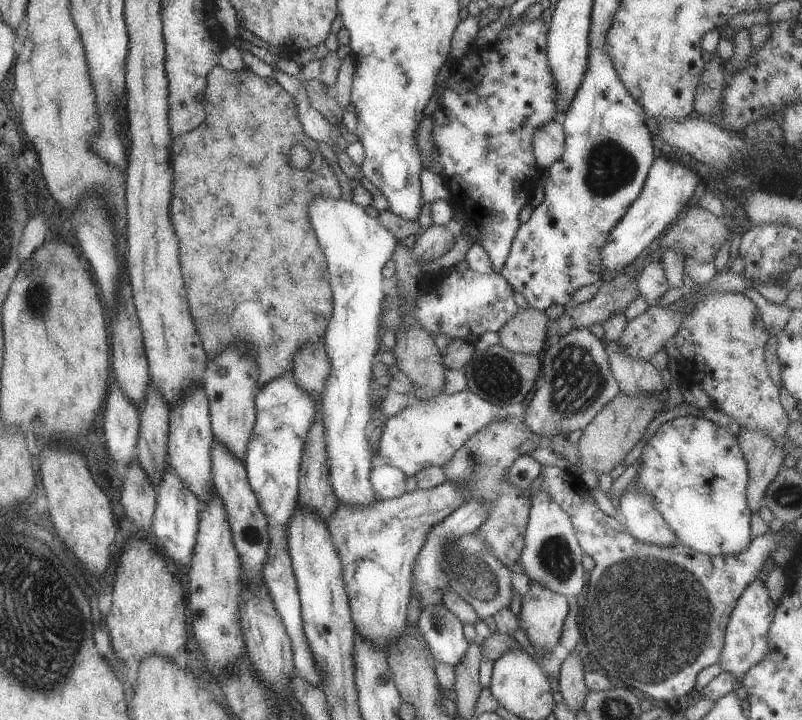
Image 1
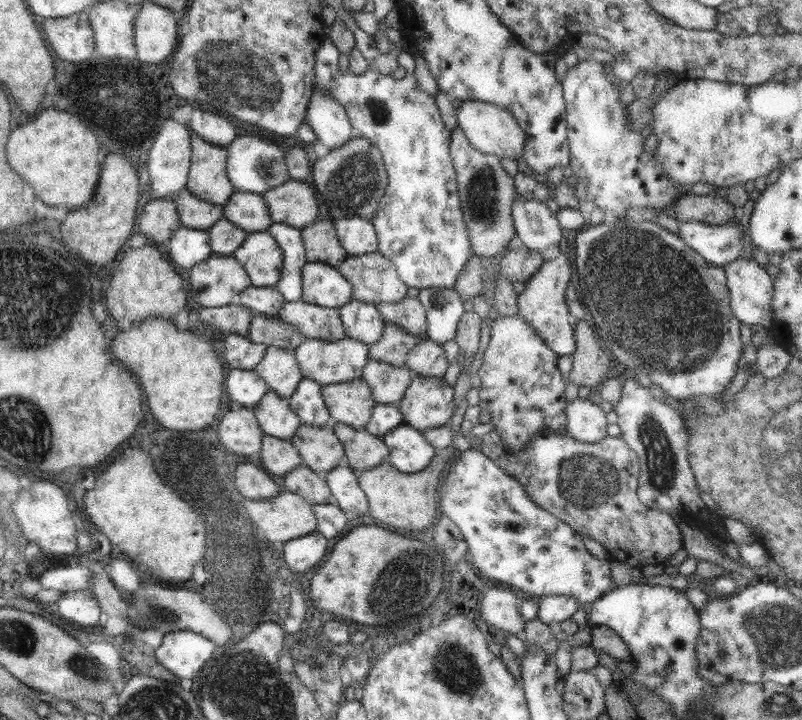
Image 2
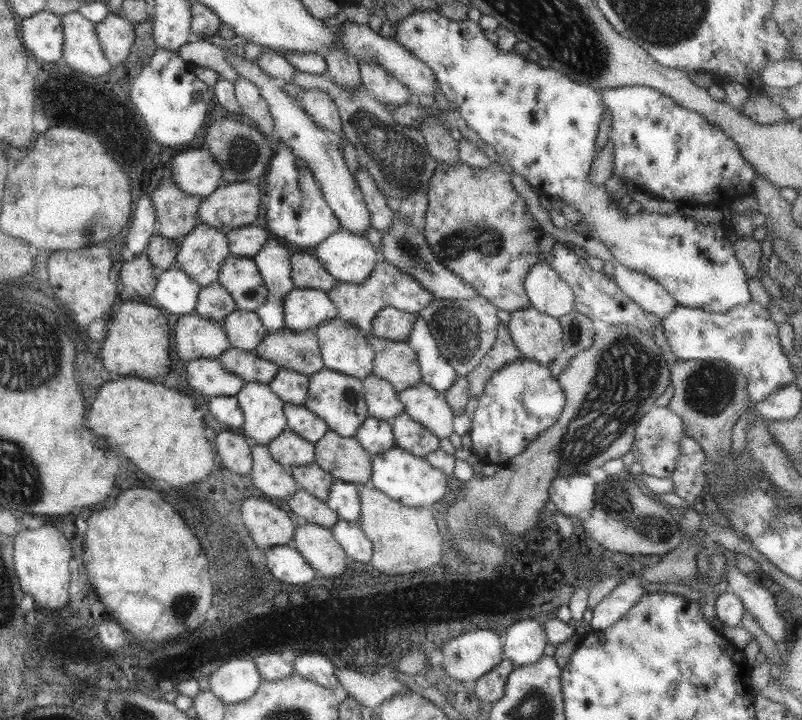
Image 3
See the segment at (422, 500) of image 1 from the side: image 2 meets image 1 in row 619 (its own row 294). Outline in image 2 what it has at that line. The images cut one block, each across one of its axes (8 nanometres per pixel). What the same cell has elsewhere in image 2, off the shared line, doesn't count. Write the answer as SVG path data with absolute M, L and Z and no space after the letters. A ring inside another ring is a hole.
M378 251L367 255L347 256L337 269L352 284L353 300L378 305L382 302L395 304L407 297L409 286L400 278L394 263Z

